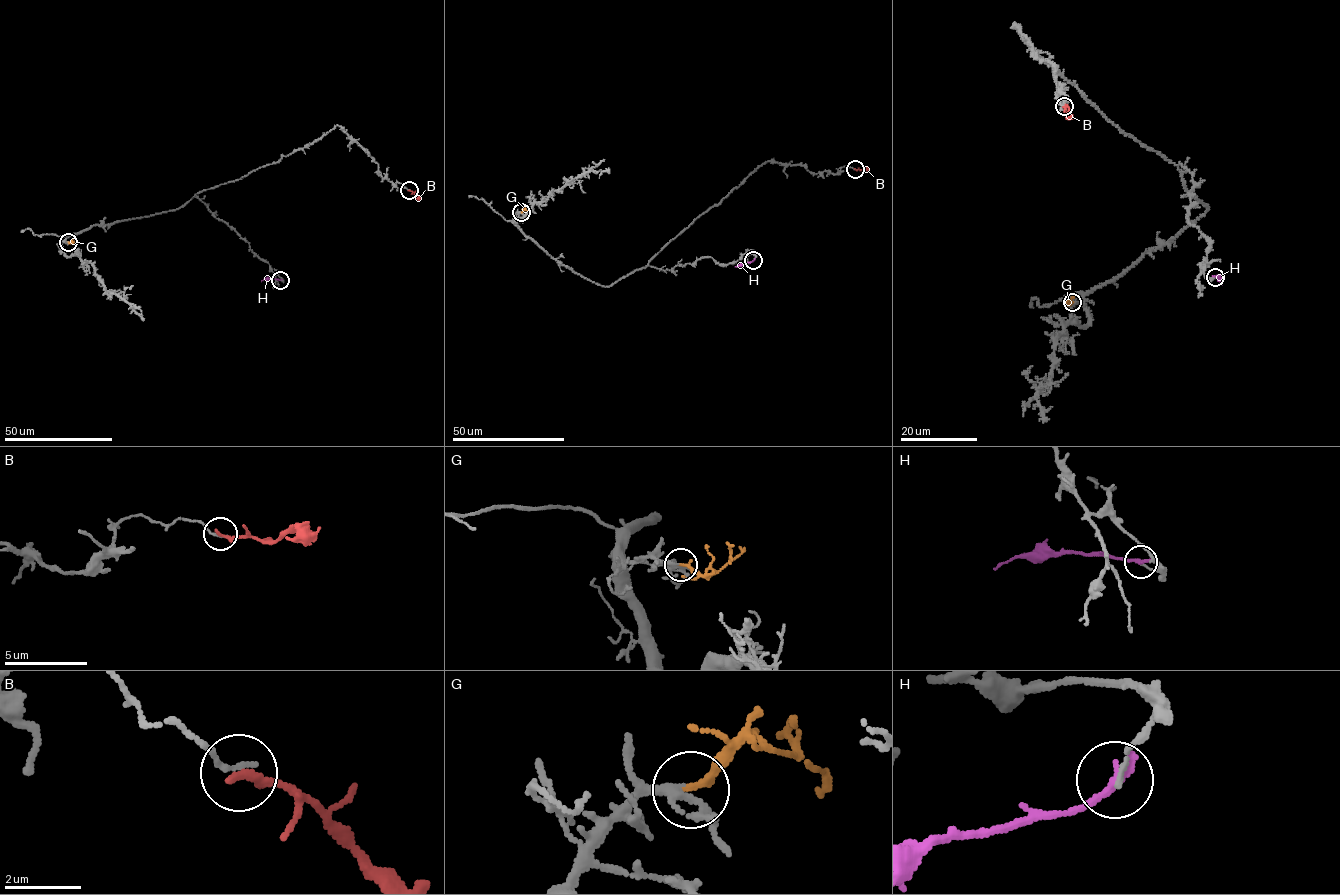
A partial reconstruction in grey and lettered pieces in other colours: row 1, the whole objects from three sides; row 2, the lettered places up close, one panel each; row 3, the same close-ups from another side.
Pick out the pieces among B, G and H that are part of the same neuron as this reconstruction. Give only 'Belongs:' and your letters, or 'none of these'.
Belongs: G

